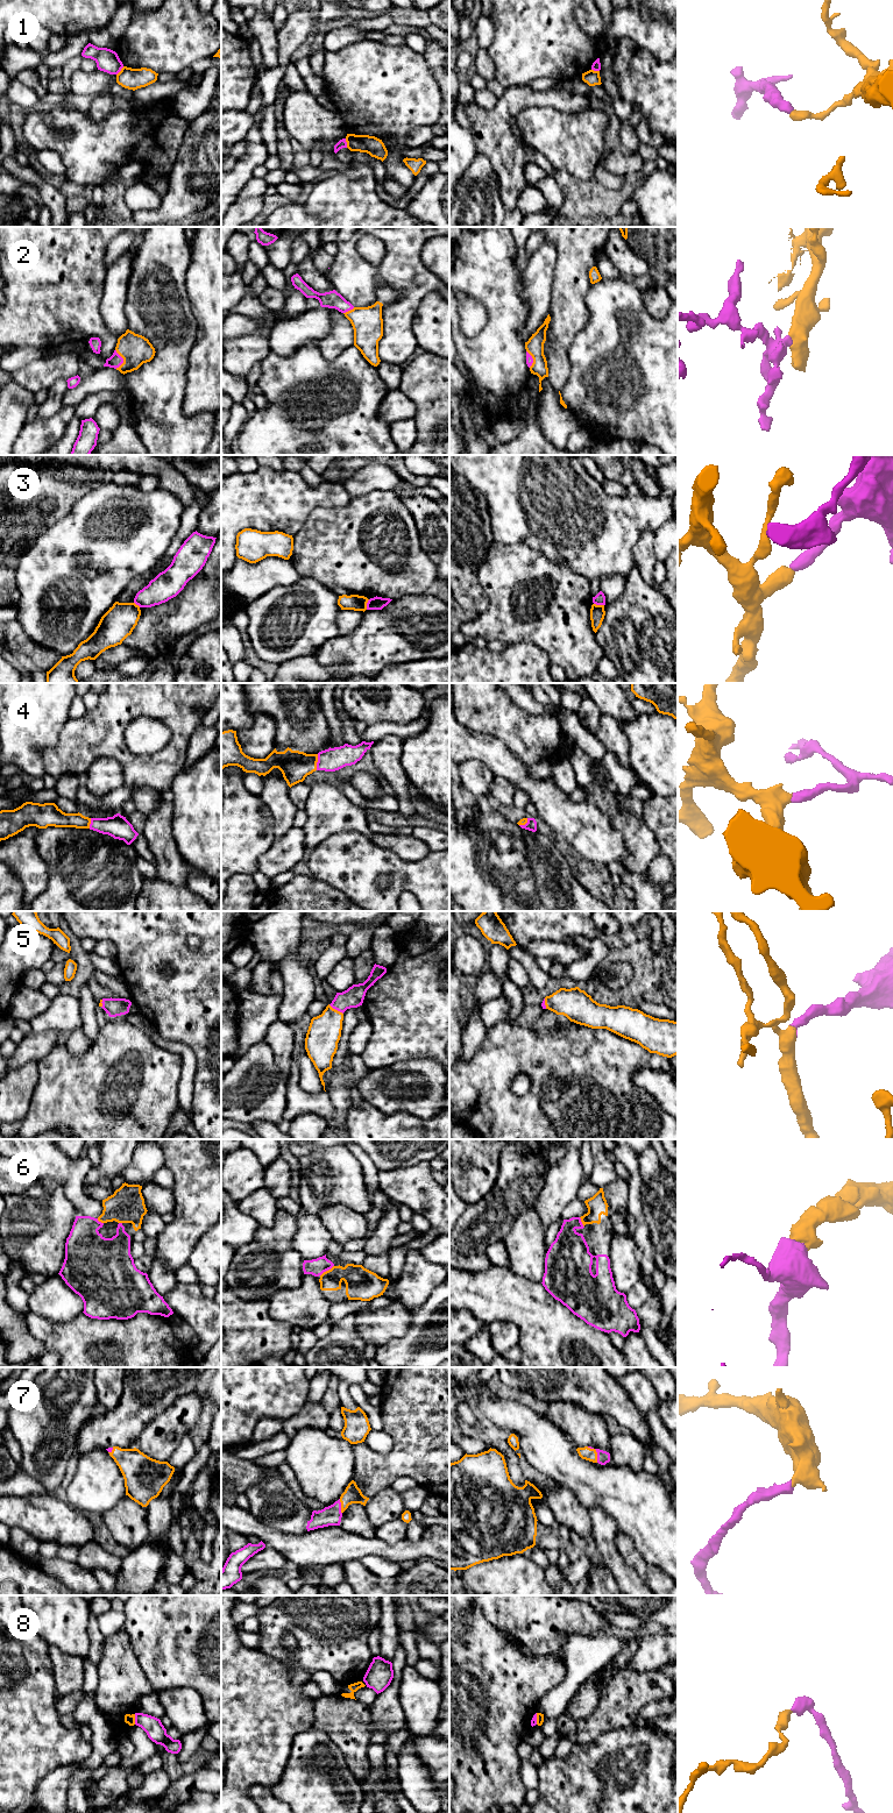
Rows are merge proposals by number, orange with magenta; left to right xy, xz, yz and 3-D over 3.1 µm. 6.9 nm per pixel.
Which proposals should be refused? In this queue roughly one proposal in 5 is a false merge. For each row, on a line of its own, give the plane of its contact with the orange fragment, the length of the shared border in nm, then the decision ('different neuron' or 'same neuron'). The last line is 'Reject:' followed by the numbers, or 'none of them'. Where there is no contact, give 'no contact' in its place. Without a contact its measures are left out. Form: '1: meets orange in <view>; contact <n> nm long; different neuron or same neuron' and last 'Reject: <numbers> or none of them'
1: meets orange in xz; contact 70 nm long; different neuron
2: meets orange in xy; contact 140 nm long; same neuron
3: meets orange in xz; contact 80 nm long; different neuron
4: meets orange in xz; contact 110 nm long; same neuron
5: meets orange in xz; contact 120 nm long; same neuron
6: meets orange in xz; contact 120 nm long; same neuron
7: meets orange in yz; contact 130 nm long; same neuron
8: meets orange in xy; contact 70 nm long; different neuron
Reject: 1, 3, 8

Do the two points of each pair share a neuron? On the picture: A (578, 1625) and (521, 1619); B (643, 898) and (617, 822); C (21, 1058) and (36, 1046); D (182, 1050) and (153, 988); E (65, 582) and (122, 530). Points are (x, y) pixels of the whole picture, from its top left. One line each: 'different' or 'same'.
A: same
B: same
C: same
D: different
E: same

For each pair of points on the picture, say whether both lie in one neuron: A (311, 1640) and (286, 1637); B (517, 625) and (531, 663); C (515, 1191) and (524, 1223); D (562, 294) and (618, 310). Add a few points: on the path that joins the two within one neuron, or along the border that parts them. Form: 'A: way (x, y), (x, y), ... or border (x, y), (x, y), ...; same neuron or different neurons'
A: border (284, 1632), (281, 1637), (281, 1644), (292, 1654); different neurons
B: border (507, 644), (533, 644), (547, 654); different neurons
C: border (532, 1206), (527, 1207), (516, 1218), (505, 1236); different neurons
D: border (592, 284), (586, 298), (588, 322), (585, 327); different neurons

